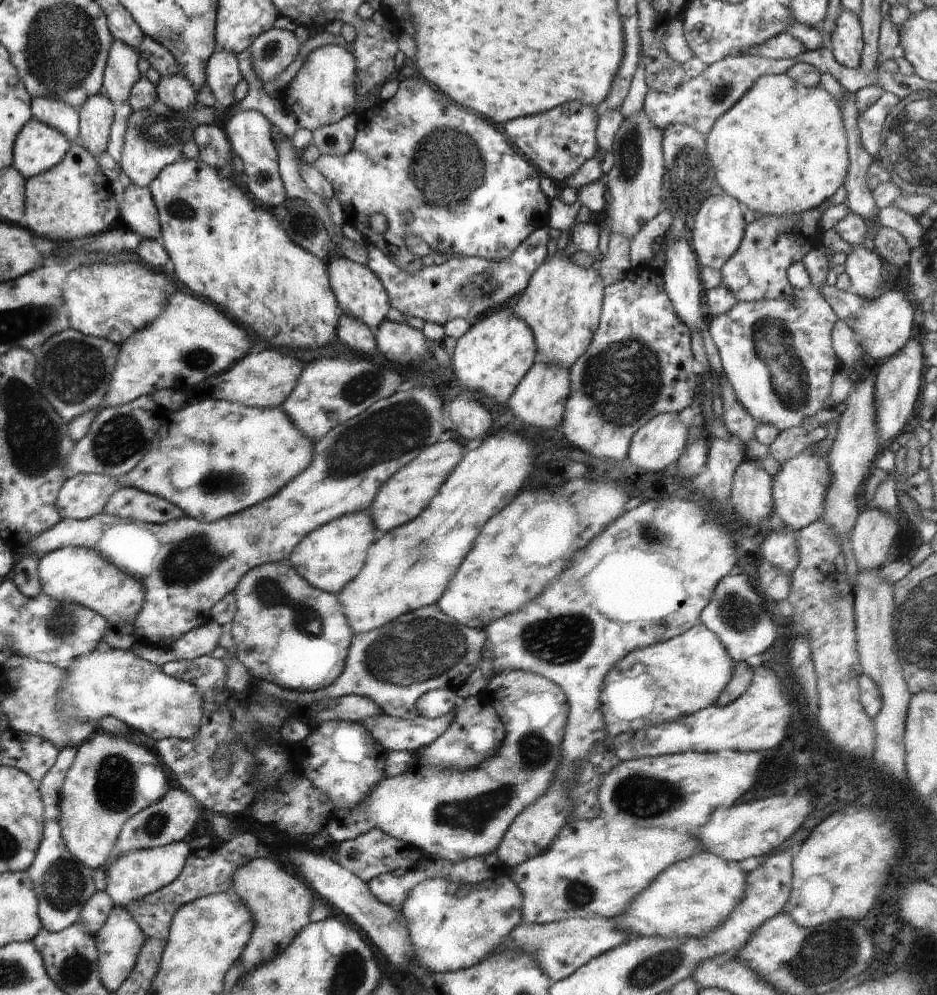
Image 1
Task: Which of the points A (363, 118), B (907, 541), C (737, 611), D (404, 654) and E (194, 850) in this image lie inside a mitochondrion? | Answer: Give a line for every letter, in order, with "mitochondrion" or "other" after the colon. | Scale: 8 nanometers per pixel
A: other
B: mitochondrion
C: mitochondrion
D: mitochondrion
E: other

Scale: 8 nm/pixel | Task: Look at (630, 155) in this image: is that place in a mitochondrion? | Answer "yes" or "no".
yes

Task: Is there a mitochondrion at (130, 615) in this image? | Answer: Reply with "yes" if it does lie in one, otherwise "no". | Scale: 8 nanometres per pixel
no

